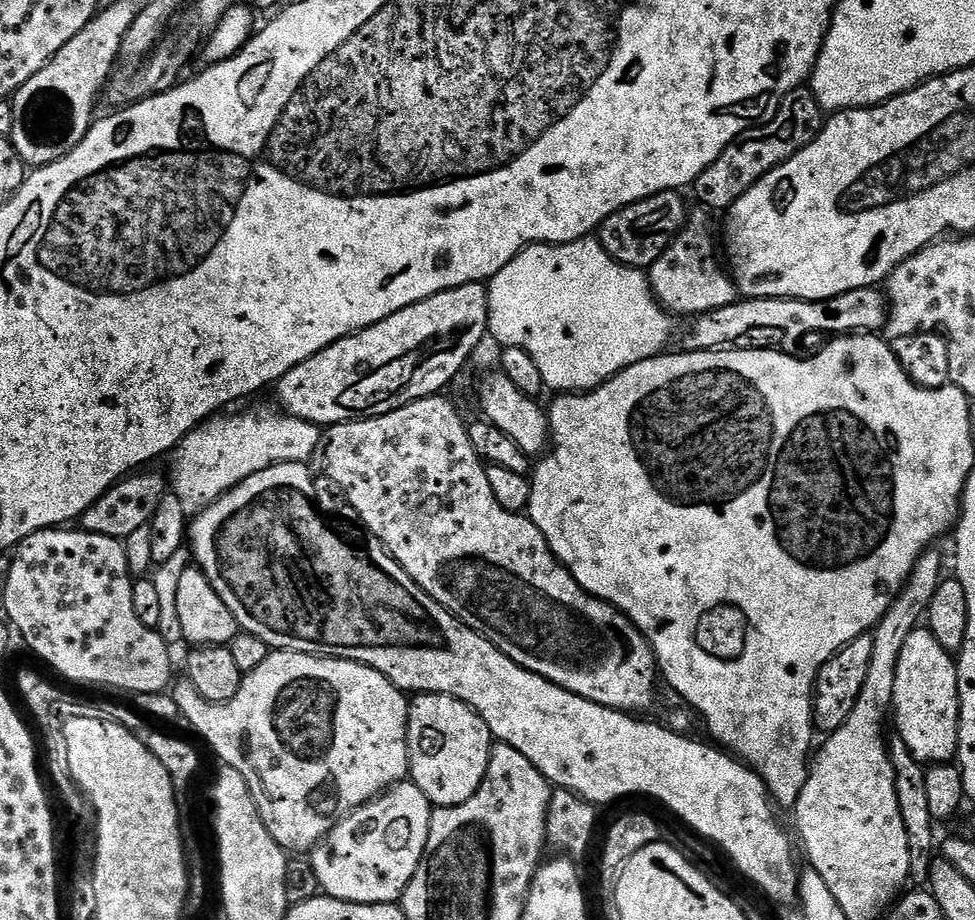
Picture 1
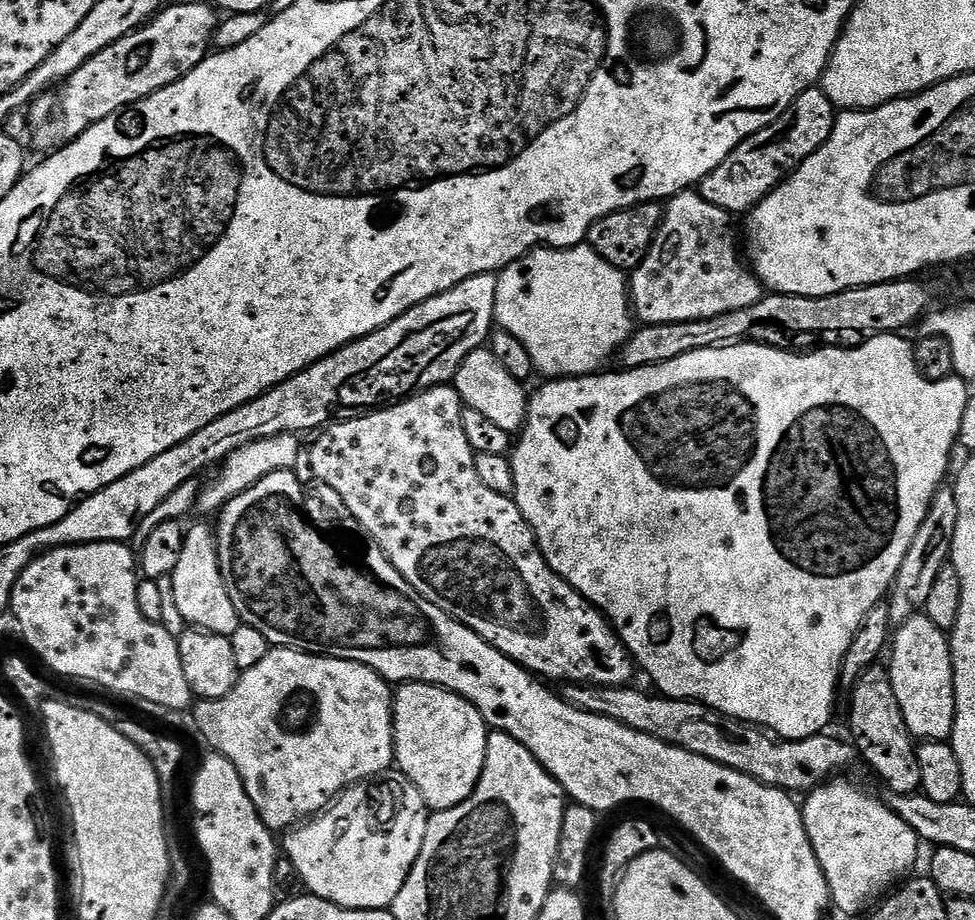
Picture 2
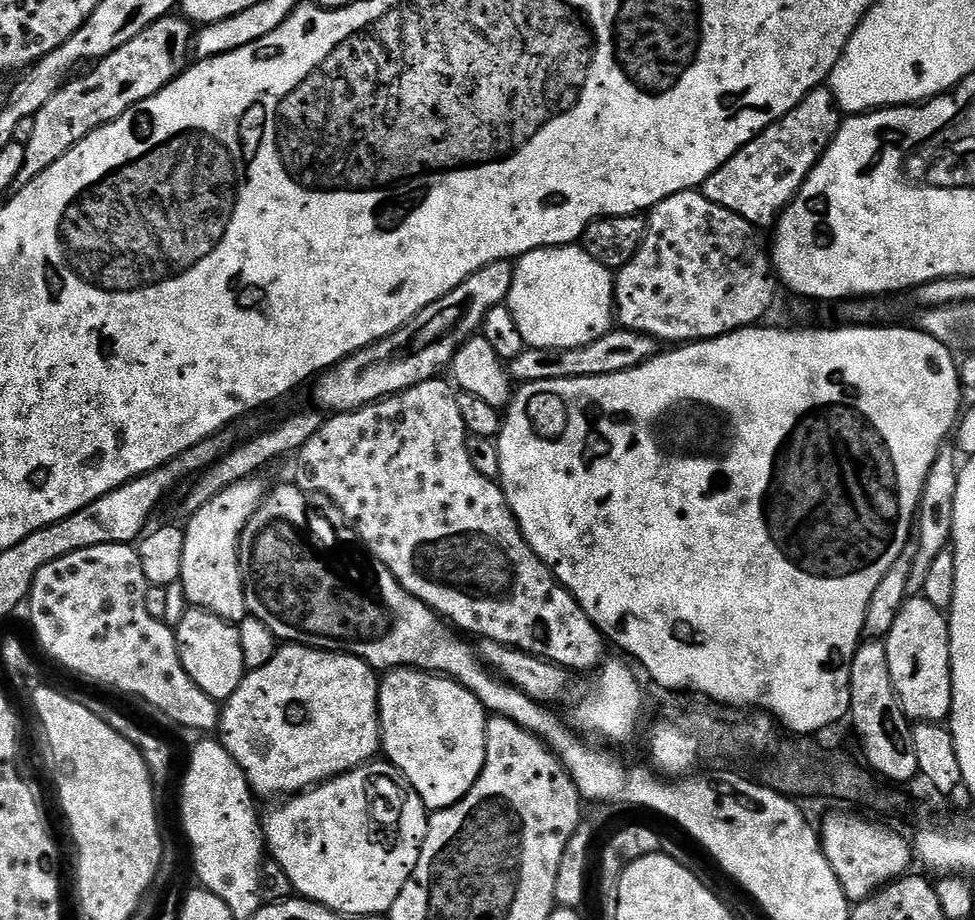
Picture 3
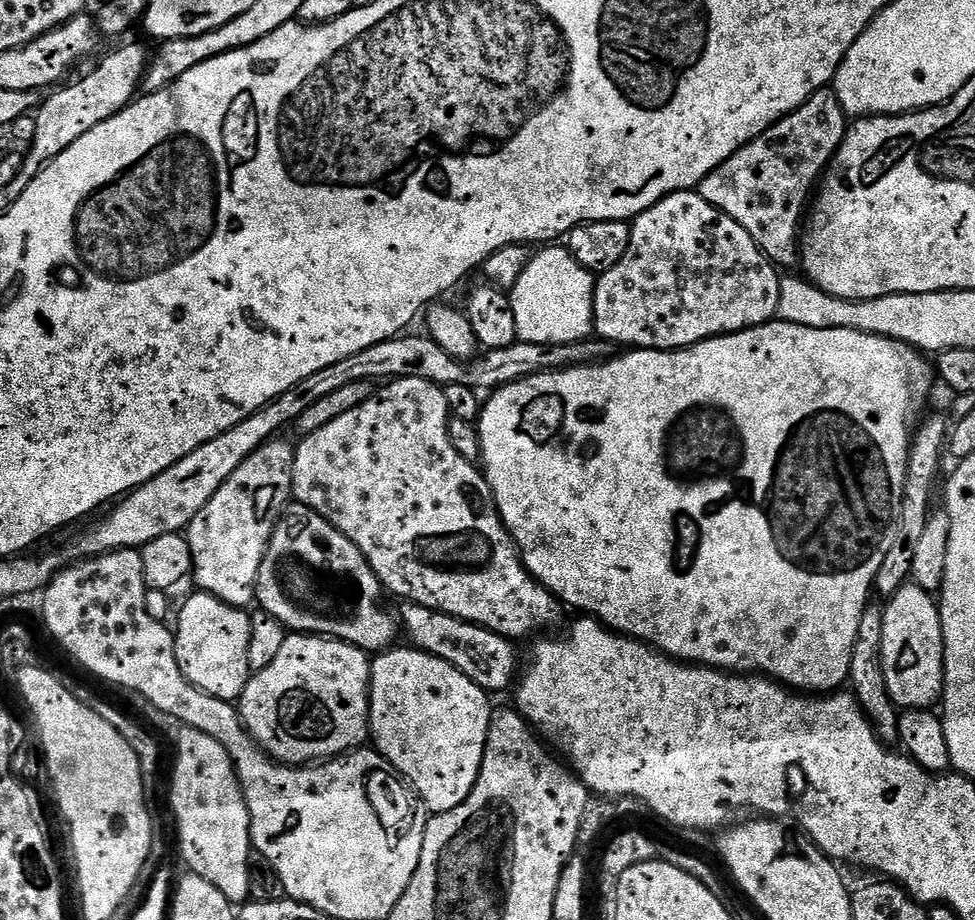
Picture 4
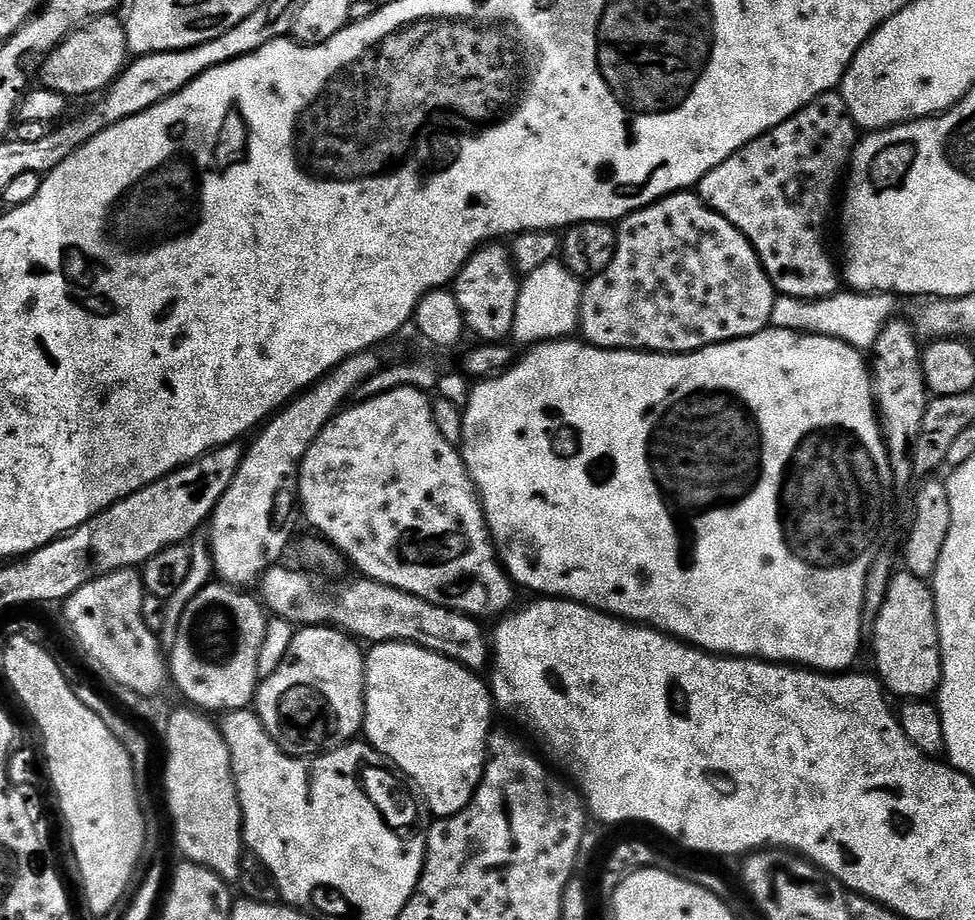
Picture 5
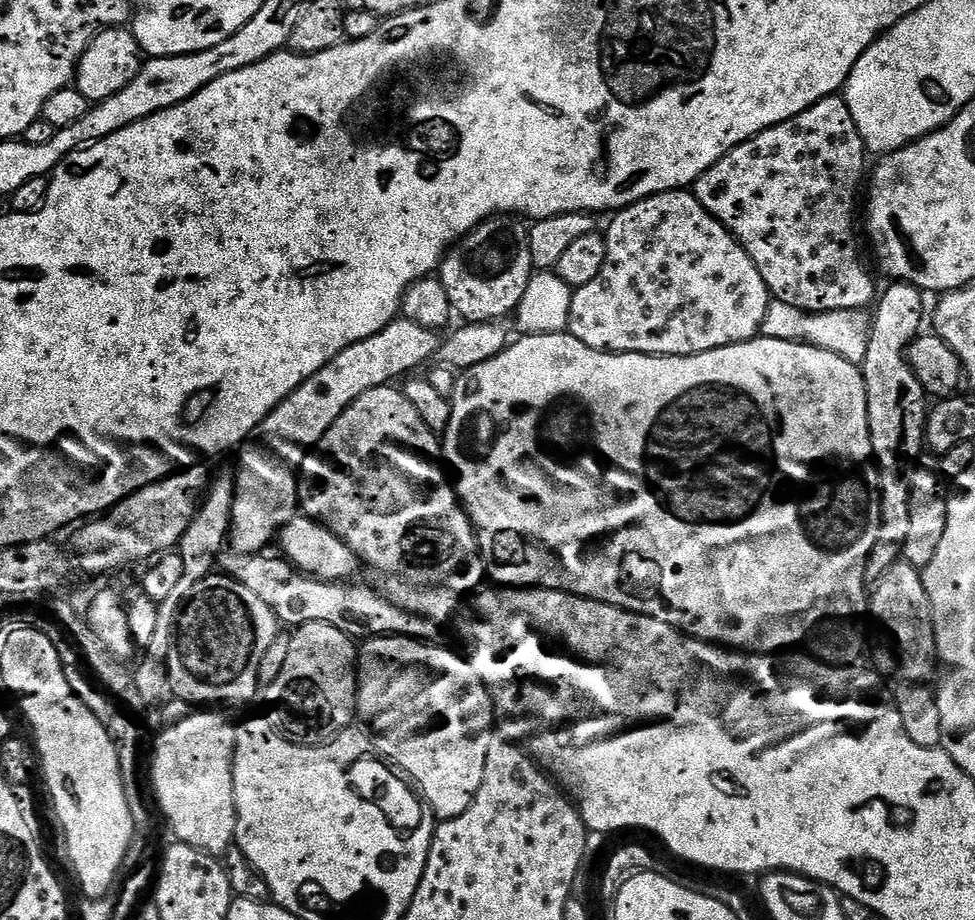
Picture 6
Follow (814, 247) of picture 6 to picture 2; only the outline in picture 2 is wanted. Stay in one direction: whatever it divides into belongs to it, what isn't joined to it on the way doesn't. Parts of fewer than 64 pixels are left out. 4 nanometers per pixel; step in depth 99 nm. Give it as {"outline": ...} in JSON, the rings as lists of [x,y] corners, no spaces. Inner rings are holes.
{"outline":[[[813,86],[800,92],[798,98],[770,126],[758,130],[758,134],[747,136],[726,159],[710,174],[700,179],[698,191],[706,202],[733,214],[751,213],[774,191],[783,180],[787,180],[799,164],[806,162],[810,154],[817,152],[830,138],[838,109],[824,92],[823,87]]]}

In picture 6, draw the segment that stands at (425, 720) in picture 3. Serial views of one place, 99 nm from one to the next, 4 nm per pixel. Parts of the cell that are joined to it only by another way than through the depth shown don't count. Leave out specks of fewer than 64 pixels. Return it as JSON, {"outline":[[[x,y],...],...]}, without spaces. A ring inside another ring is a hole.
{"outline":[[[374,636],[365,639],[363,644],[358,652],[356,707],[359,719],[361,721],[364,719],[369,724],[367,727],[374,737],[374,743],[380,755],[395,767],[402,769],[405,777],[415,785],[424,803],[428,805],[431,815],[437,821],[458,818],[458,814],[465,812],[470,806],[470,802],[474,802],[474,794],[478,794],[478,786],[482,786],[482,774],[486,770],[486,754],[494,739],[492,696],[488,693],[487,686],[478,678],[478,674],[472,669],[471,663],[465,657],[463,660],[458,653],[451,652],[448,648],[439,648],[441,646],[439,643],[411,640],[405,636]]]}

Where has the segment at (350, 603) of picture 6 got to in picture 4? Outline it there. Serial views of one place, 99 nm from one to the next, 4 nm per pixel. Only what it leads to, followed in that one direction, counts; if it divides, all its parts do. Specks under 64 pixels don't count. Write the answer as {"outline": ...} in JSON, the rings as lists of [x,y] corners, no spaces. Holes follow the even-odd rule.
{"outline":[[[404,602],[401,605],[398,620],[402,625],[403,635],[404,632],[408,635],[407,643],[411,647],[450,662],[450,666],[462,670],[462,674],[466,674],[466,678],[470,678],[470,682],[477,684],[483,692],[504,692],[517,683],[522,660],[520,664],[519,658],[516,657],[517,645],[513,641],[492,632],[489,628],[471,624],[462,618],[421,604]]]}

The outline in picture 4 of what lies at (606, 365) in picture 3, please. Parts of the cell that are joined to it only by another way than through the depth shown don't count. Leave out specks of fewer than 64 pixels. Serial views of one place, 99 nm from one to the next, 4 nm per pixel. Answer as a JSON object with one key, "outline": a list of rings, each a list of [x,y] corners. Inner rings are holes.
{"outline":[[[408,335],[383,340],[382,343],[376,343],[342,362],[335,363],[334,366],[320,370],[318,374],[310,374],[310,378],[302,378],[298,386],[290,386],[286,394],[274,398],[262,410],[250,414],[250,418],[226,430],[226,434],[218,434],[218,438],[206,442],[141,488],[128,493],[97,528],[81,534],[80,541],[76,544],[77,557],[103,556],[105,552],[117,552],[123,548],[139,550],[154,542],[154,538],[162,538],[162,534],[183,533],[188,523],[198,514],[198,510],[202,510],[202,506],[206,506],[206,502],[210,502],[210,498],[218,494],[230,474],[234,474],[234,470],[238,470],[238,466],[242,466],[242,462],[246,462],[246,458],[250,458],[254,450],[267,444],[277,434],[283,433],[280,431],[287,424],[289,427],[302,414],[306,414],[306,410],[310,410],[314,402],[326,398],[326,394],[334,394],[334,391],[342,389],[350,382],[416,377],[441,386],[462,385],[470,386],[477,392],[490,392],[538,373],[601,363],[611,359],[616,352],[615,345],[599,338],[570,344],[526,343],[518,340],[509,347],[487,349],[472,361],[460,361],[446,354],[431,337]]]}

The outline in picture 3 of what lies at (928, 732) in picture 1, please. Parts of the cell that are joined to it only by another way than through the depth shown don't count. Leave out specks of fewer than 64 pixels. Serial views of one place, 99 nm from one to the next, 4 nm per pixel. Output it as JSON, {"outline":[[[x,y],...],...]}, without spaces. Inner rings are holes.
{"outline":[[[913,595],[902,606],[886,643],[890,678],[894,678],[894,690],[909,721],[922,724],[947,721],[952,715],[952,663],[947,615],[930,606],[923,595]]]}

